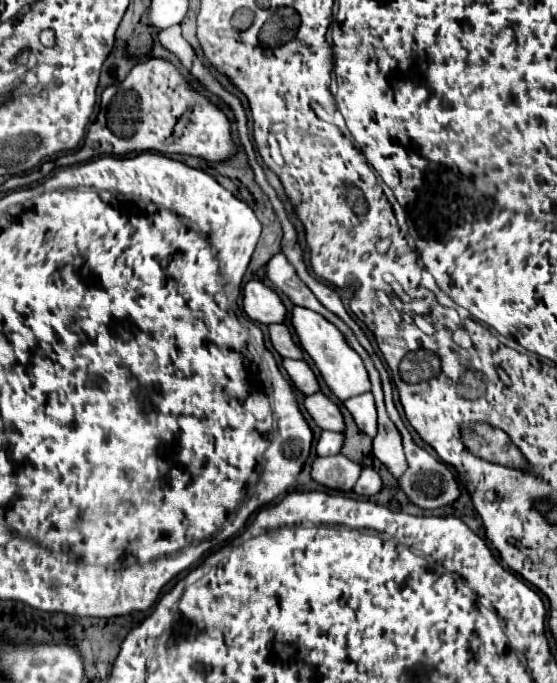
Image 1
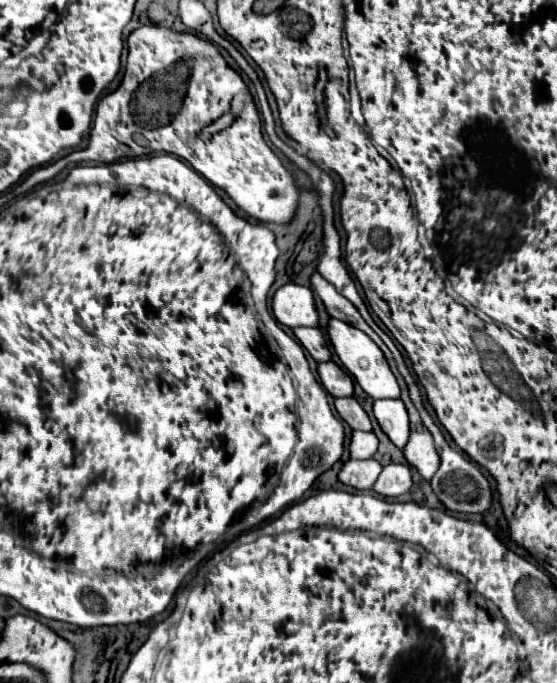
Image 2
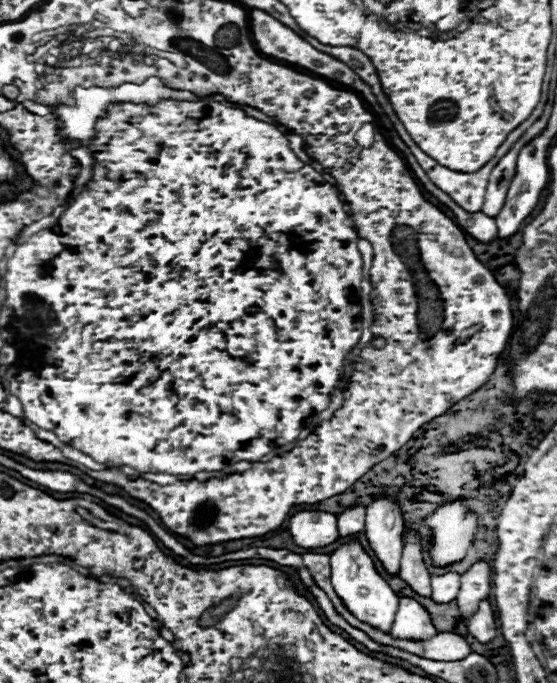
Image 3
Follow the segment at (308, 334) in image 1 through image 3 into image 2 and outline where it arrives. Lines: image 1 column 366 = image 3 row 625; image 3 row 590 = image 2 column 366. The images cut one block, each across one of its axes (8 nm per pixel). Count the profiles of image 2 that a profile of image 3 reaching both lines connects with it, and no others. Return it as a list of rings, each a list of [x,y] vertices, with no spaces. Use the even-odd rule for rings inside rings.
[[[330,318],[330,322],[328,322],[328,338],[330,338],[330,344],[332,344],[334,352],[338,354],[342,366],[354,376],[354,380],[362,386],[362,390],[370,398],[398,398],[400,396],[398,382],[396,382],[394,374],[390,372],[382,350],[364,332],[356,330],[354,326],[350,326],[350,324],[342,322],[342,320]]]

